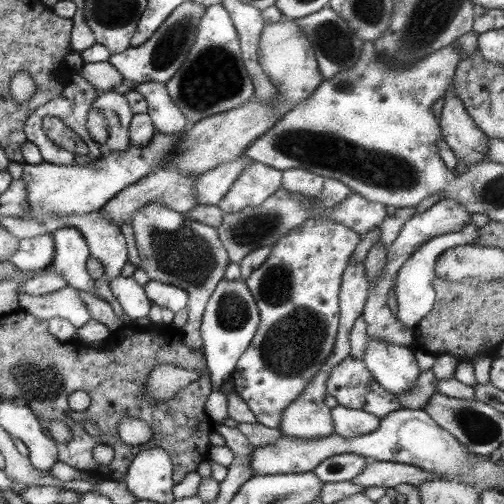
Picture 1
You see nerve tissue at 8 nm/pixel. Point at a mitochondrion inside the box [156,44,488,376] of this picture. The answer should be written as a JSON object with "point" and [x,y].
{"point":[381,170]}

